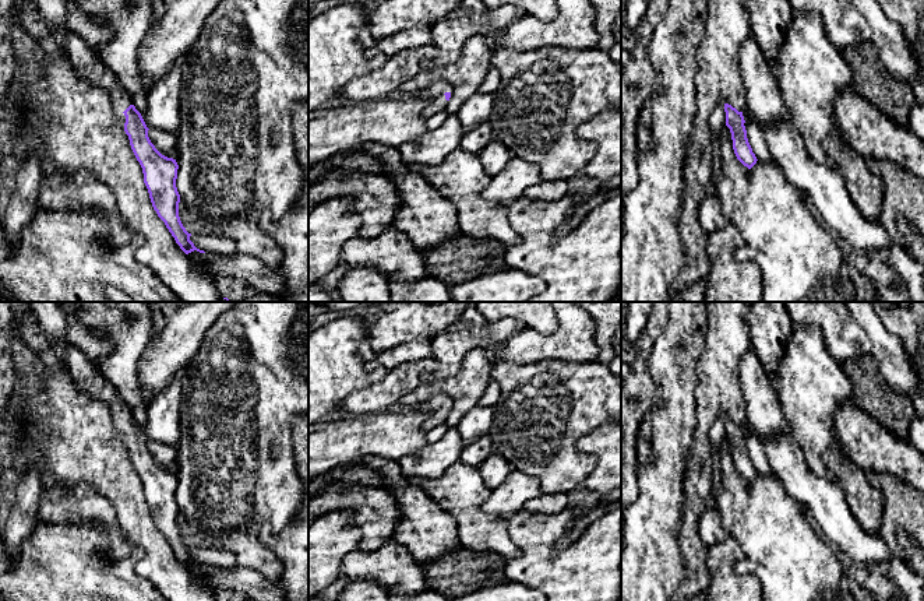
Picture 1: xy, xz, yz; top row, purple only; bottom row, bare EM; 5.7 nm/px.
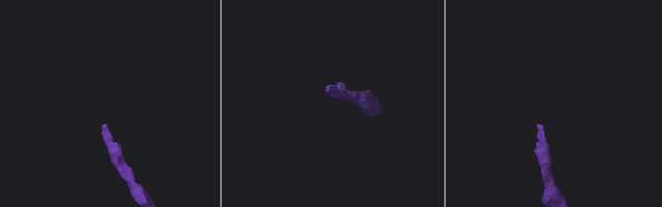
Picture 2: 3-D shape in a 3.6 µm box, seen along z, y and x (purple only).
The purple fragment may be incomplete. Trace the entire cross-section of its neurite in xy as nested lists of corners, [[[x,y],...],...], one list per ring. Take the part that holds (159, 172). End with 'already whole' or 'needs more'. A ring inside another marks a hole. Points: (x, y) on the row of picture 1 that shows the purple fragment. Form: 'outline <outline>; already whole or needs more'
outline [[[33,0],[39,13],[53,25],[50,36],[61,55],[71,63],[77,75],[88,84],[103,88],[110,94],[113,108],[126,116],[124,131],[131,150],[144,173],[144,183],[158,217],[174,238],[180,249],[188,254],[194,250],[205,253],[190,240],[179,217],[180,194],[176,187],[179,165],[176,159],[162,155],[148,137],[148,127],[141,113],[133,105],[131,95],[121,87],[114,74],[95,56],[87,43],[67,31],[61,21],[67,14],[64,0]]]; needs more

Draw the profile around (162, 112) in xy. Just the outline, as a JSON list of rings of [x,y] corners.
[[[179,64],[173,66],[166,75],[154,84],[147,99],[147,110],[141,113],[149,130],[177,131],[180,126],[180,89],[181,74]]]

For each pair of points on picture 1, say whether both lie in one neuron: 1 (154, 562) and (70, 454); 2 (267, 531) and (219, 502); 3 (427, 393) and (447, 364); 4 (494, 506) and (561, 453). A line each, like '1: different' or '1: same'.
1: same
2: different
3: different
4: different

